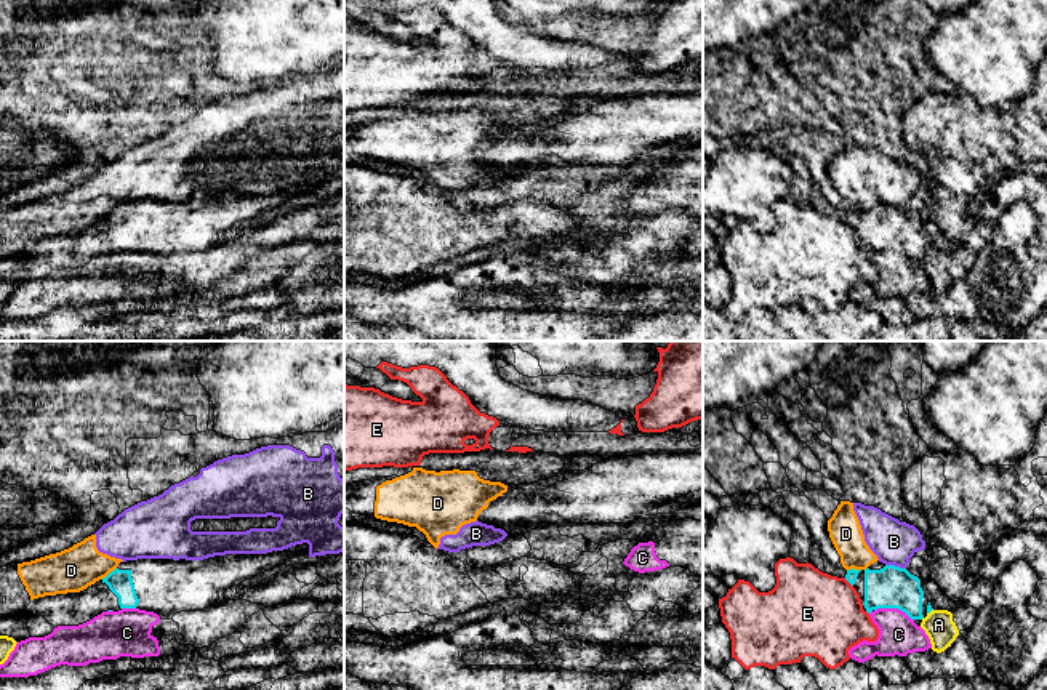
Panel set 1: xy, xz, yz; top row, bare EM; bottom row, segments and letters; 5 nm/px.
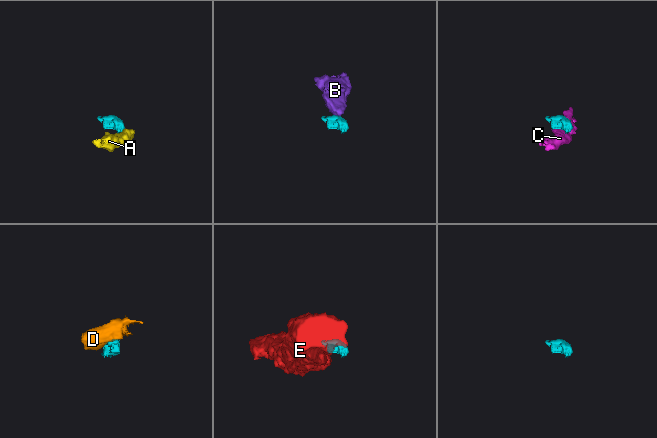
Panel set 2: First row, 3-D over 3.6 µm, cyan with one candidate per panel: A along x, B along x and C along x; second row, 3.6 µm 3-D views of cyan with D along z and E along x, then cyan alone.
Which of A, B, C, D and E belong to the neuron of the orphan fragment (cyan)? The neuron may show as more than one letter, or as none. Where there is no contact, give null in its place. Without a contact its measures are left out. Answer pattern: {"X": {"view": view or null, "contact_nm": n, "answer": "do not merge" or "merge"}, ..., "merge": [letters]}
{"A": {"view": "yz", "contact_nm": 40, "answer": "do not merge"}, "B": {"view": "yz", "contact_nm": 110, "answer": "do not merge"}, "C": {"view": "yz", "contact_nm": 200, "answer": "do not merge"}, "D": {"view": "xy", "contact_nm": 100, "answer": "do not merge"}, "E": {"view": "yz", "contact_nm": 60, "answer": "do not merge"}, "merge": []}

